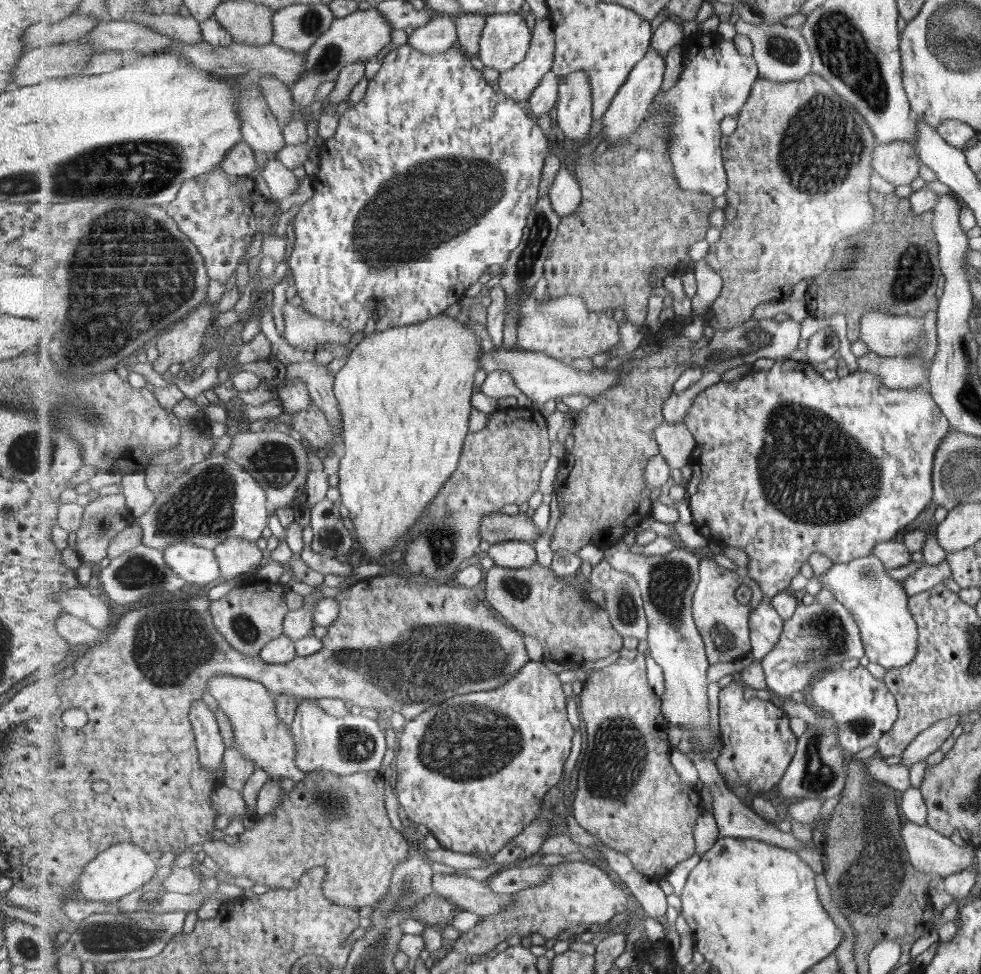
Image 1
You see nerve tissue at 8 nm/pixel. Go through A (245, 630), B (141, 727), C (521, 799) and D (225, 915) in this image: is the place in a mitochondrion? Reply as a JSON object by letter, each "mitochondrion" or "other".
{"A":"mitochondrion","B":"other","C":"other","D":"other"}

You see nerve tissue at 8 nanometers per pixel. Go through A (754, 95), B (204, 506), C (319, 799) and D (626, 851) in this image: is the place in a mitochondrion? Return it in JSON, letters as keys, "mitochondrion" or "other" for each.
{"A":"other","B":"mitochondrion","C":"mitochondrion","D":"other"}

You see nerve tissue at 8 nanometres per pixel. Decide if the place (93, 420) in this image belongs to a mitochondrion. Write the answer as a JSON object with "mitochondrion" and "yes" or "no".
{"mitochondrion":"yes"}

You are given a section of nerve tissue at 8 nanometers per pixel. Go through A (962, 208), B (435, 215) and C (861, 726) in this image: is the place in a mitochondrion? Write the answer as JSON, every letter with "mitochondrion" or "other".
{"A":"other","B":"mitochondrion","C":"mitochondrion"}

